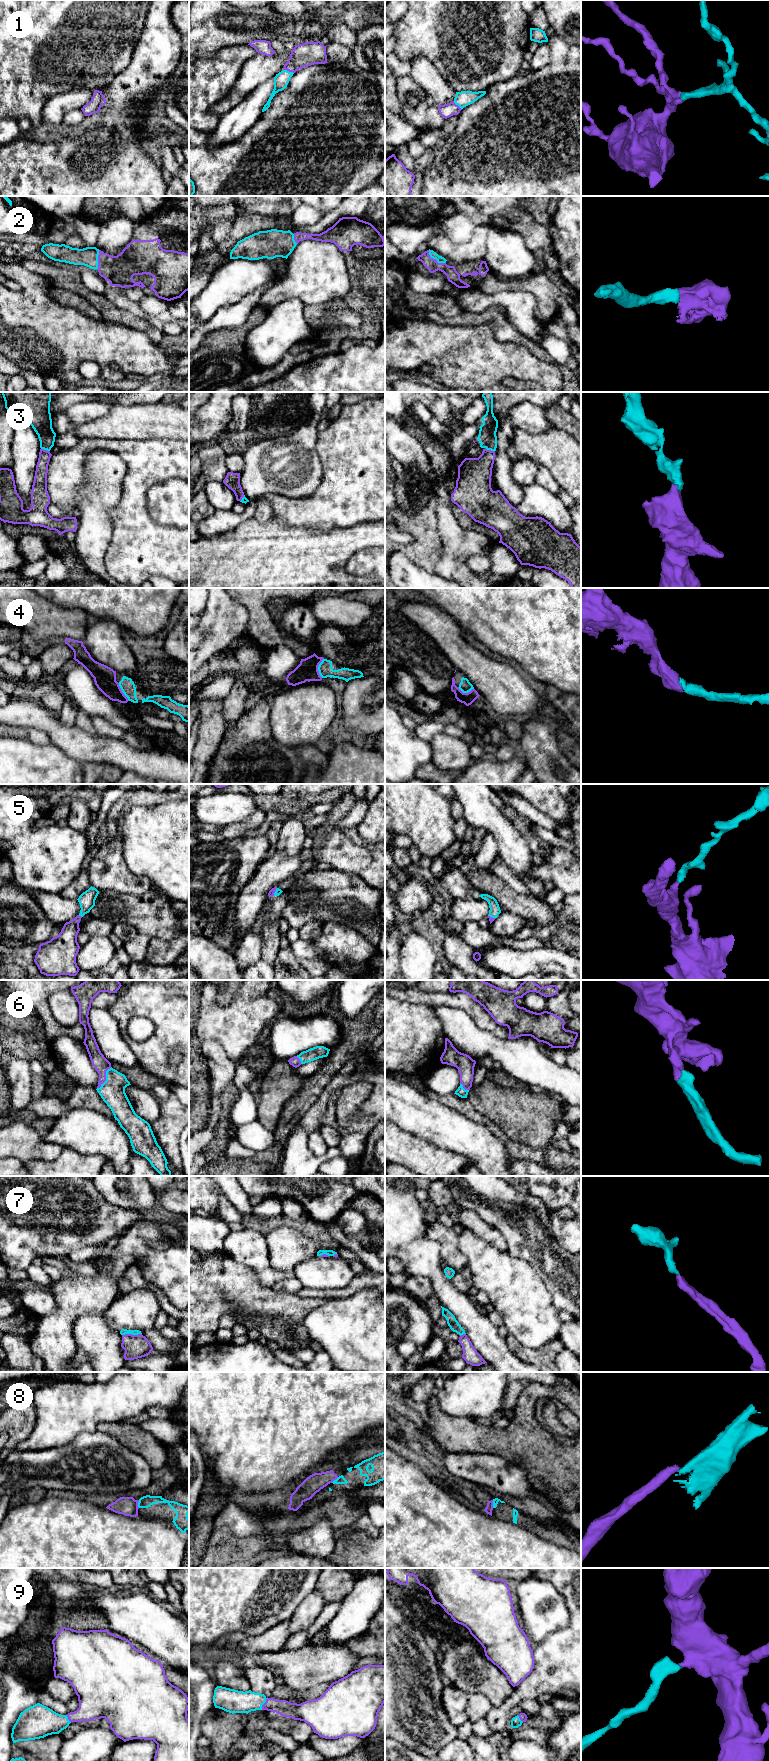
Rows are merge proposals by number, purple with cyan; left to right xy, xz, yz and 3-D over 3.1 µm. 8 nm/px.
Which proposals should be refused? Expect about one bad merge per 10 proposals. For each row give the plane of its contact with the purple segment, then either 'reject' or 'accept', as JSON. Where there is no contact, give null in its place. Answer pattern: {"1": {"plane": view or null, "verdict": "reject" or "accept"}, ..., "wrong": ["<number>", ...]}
{"1": {"plane": "xz", "verdict": "accept"}, "2": {"plane": "yz", "verdict": "accept"}, "3": {"plane": "xy", "verdict": "accept"}, "4": {"plane": "xz", "verdict": "accept"}, "5": {"plane": "xy", "verdict": "accept"}, "6": {"plane": "xy", "verdict": "accept"}, "7": {"plane": "xy", "verdict": "accept"}, "8": {"plane": "xy", "verdict": "reject"}, "9": {"plane": "xz", "verdict": "accept"}, "wrong": ["8"]}

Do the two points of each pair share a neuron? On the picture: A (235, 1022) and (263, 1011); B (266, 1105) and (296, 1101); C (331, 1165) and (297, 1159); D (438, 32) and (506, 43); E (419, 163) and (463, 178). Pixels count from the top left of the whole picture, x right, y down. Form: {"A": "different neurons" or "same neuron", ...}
{"A": "same neuron", "B": "different neurons", "C": "different neurons", "D": "same neuron", "E": "different neurons"}

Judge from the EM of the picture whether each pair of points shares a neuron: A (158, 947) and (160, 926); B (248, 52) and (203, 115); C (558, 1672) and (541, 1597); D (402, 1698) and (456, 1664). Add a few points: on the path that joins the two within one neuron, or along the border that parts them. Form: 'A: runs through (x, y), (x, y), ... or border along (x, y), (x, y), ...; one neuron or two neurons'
A: border along (178, 935), (169, 940), (151, 938); two neurons
B: runs through (232, 65), (203, 94), (203, 99); one neuron
C: border along (569, 1620), (565, 1627), (550, 1632), (537, 1644); two neurons
D: border along (438, 1666), (443, 1676); two neurons

